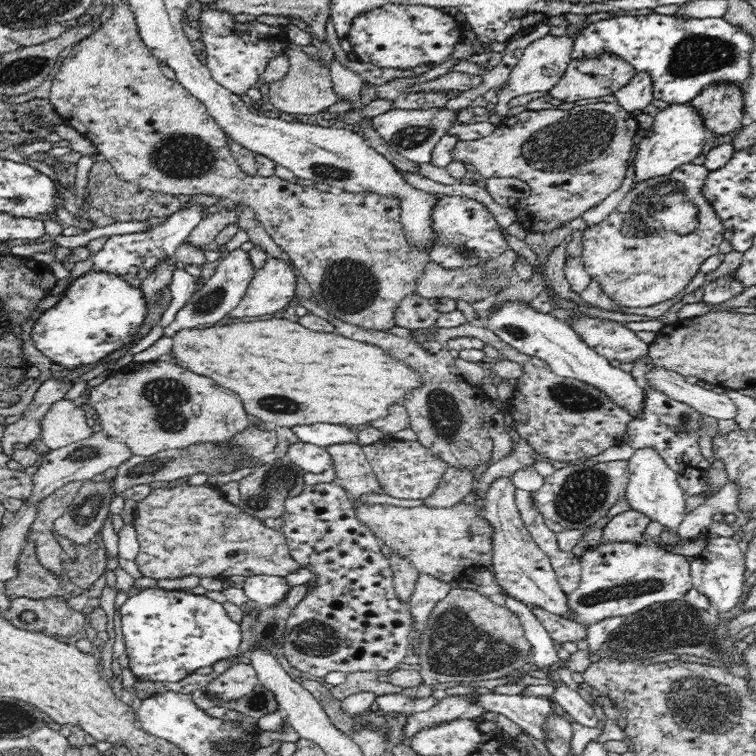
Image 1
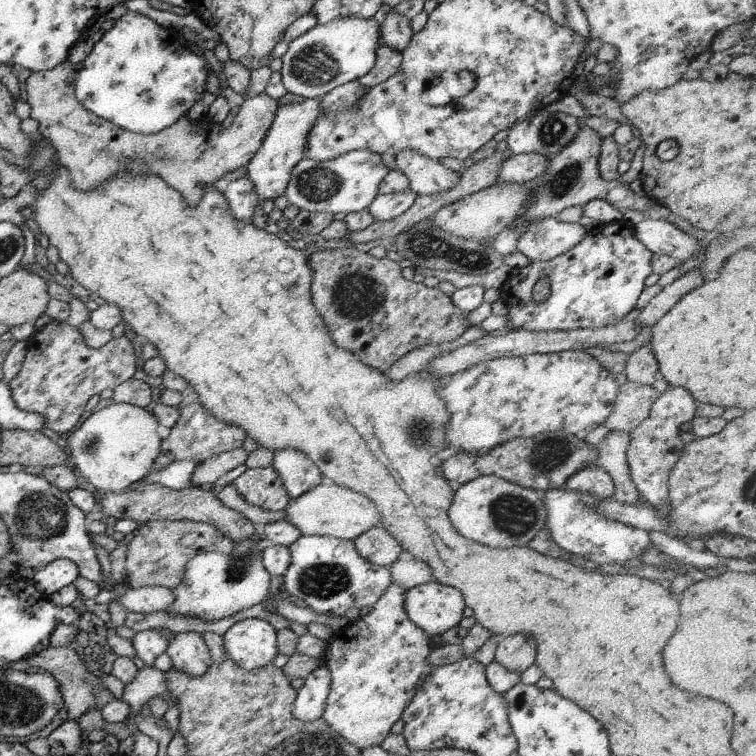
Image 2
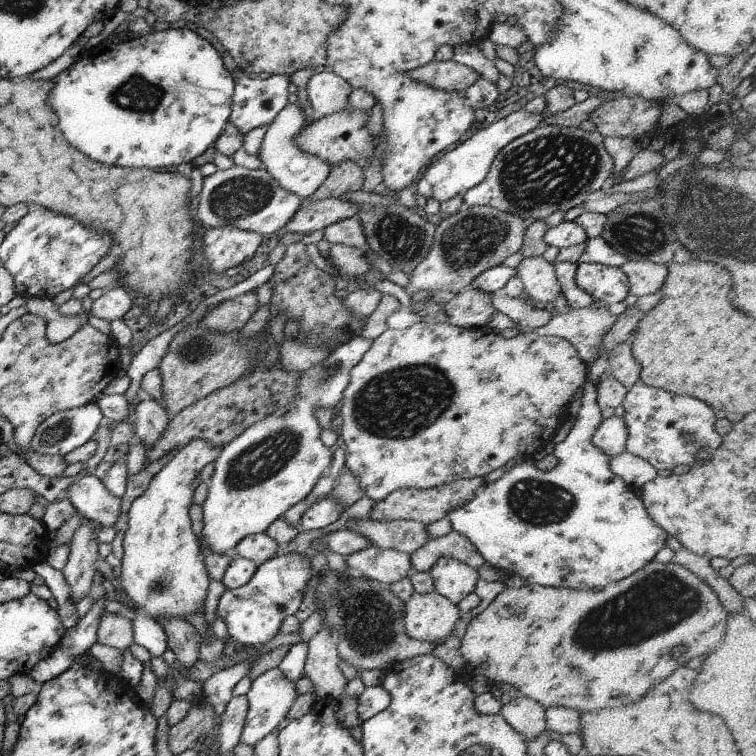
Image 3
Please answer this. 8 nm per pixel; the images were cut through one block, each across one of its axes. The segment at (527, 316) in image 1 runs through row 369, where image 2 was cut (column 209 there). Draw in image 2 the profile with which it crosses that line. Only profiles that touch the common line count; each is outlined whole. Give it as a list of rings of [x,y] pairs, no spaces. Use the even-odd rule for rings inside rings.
[[[255,537],[247,541],[231,542],[230,553],[204,552],[194,556],[181,575],[181,582],[175,587],[175,602],[169,609],[178,615],[206,620],[219,620],[236,614],[240,610],[262,603],[269,594],[271,575],[263,568],[261,555],[263,548]]]

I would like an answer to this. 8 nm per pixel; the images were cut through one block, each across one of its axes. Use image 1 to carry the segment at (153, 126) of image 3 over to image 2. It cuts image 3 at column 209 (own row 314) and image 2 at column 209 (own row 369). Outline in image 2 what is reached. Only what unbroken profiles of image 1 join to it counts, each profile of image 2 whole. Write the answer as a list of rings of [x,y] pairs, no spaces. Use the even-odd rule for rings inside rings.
[[[128,12],[116,20],[115,26],[105,32],[102,40],[96,43],[91,54],[77,70],[73,90],[77,102],[88,112],[112,122],[114,126],[138,132],[156,134],[166,126],[179,122],[196,104],[202,101],[211,68],[205,65],[204,58],[188,49],[181,32],[159,26],[146,16]]]

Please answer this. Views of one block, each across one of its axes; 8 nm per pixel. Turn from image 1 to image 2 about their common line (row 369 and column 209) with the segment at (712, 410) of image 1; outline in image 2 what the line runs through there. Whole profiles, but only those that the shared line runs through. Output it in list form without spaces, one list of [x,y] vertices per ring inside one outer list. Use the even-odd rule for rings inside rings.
[[[178,632],[169,641],[165,654],[174,668],[197,677],[207,672],[212,658],[203,635],[198,632]]]

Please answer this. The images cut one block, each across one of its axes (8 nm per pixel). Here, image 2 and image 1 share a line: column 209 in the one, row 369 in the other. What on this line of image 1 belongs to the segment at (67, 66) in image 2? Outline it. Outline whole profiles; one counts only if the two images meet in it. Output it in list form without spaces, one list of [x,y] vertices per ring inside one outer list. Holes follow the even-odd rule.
[[[155,361],[134,372],[112,373],[104,382],[90,388],[87,393],[87,408],[96,409],[97,421],[100,421],[102,431],[126,443],[132,454],[138,456],[150,456],[166,449],[181,449],[203,442],[216,443],[225,451],[232,436],[240,434],[252,424],[251,417],[245,411],[236,392],[216,386],[208,376],[181,368],[174,362]]]

